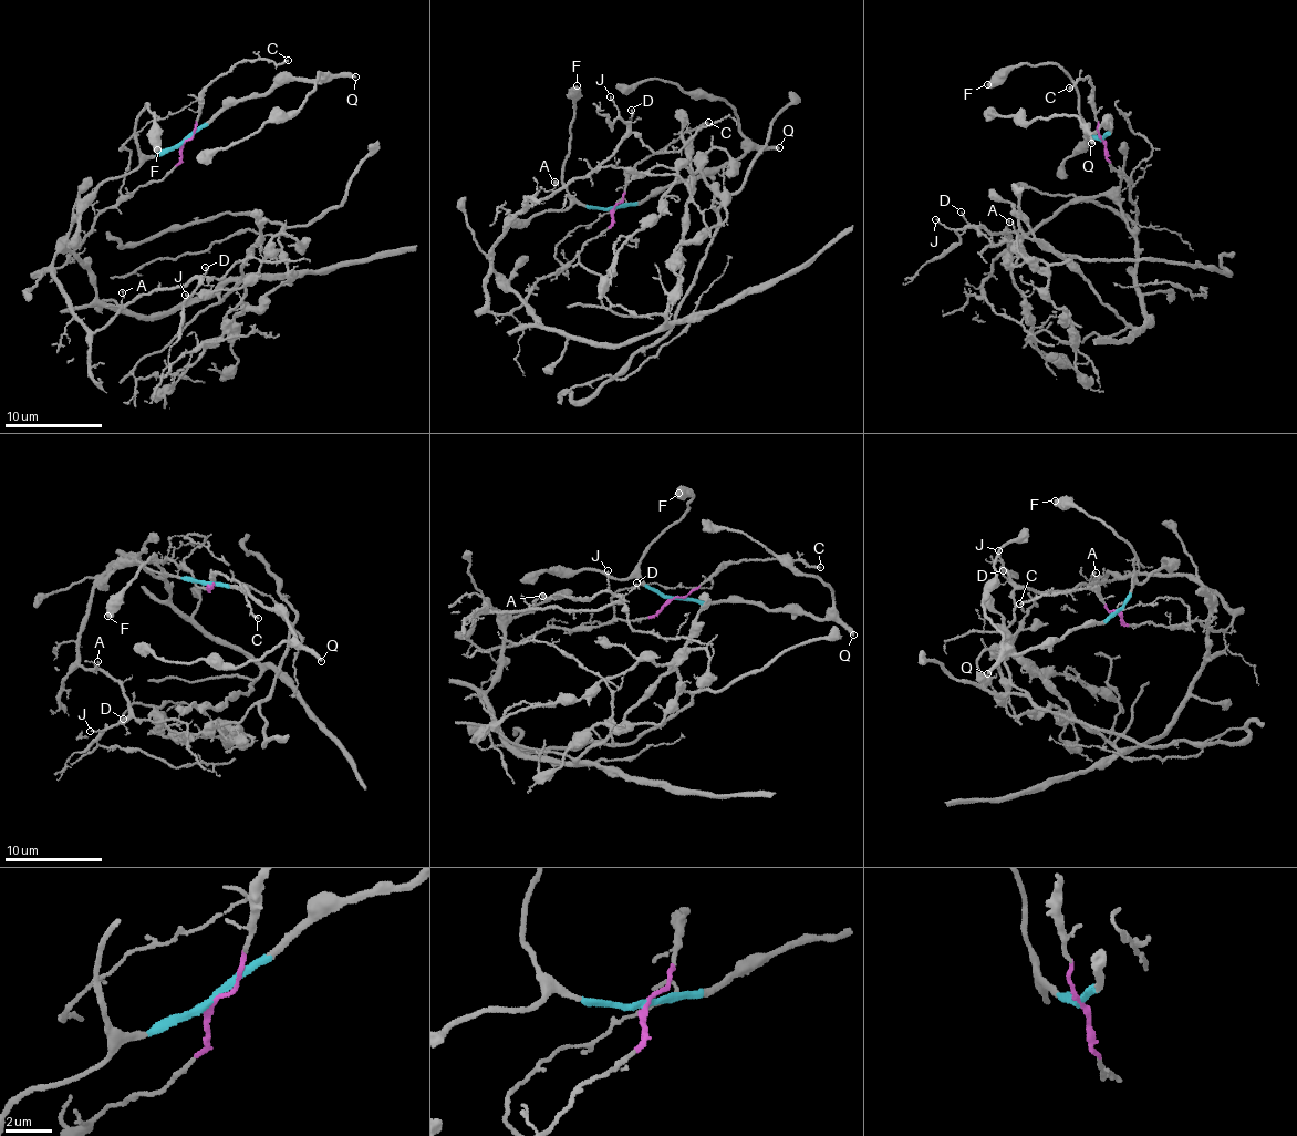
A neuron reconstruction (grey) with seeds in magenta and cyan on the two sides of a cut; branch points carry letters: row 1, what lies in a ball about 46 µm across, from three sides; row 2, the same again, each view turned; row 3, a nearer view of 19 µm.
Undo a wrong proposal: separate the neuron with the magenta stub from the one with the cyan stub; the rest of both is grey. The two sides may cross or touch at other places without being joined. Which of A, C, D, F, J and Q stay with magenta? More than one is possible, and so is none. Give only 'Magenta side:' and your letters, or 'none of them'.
Magenta side: A, C, D, J

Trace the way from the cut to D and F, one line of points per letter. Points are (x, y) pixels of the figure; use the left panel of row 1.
D: (183, 144), (180, 162), (95, 218), (78, 249), (44, 271), (52, 267), (92, 330), (205, 267)
F: (183, 144), (154, 154), (141, 152), (135, 122), (144, 105), (155, 119), (156, 151)

